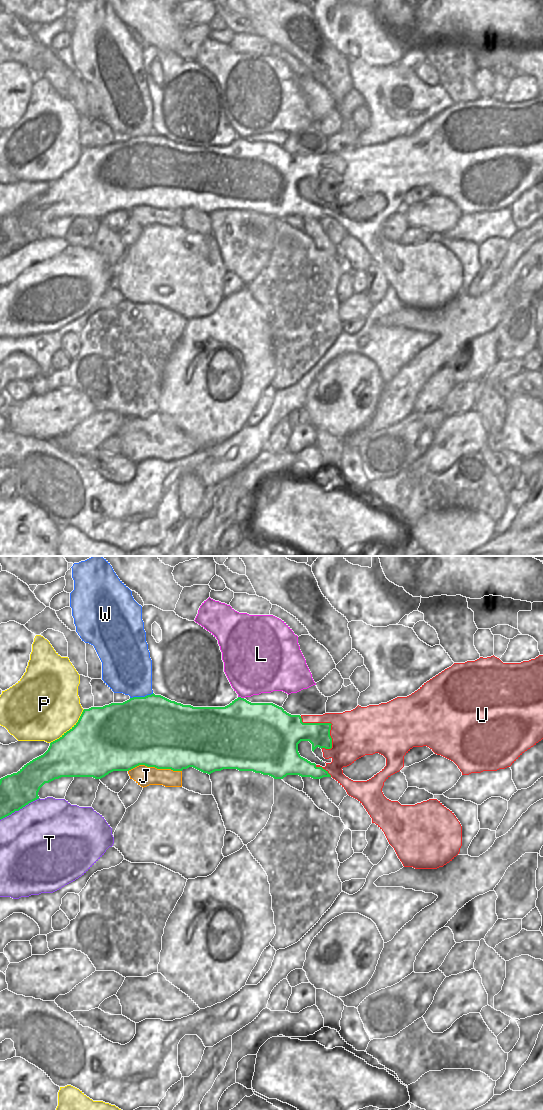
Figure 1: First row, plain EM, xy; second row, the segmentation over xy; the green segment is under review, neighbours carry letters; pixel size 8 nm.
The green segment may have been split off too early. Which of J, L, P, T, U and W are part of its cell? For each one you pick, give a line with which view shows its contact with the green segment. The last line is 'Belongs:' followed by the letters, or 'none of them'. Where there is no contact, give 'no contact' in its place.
U: meets green in xy
Belongs: U

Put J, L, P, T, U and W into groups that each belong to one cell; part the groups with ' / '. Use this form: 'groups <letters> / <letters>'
groups J / L / P / T / U / W

